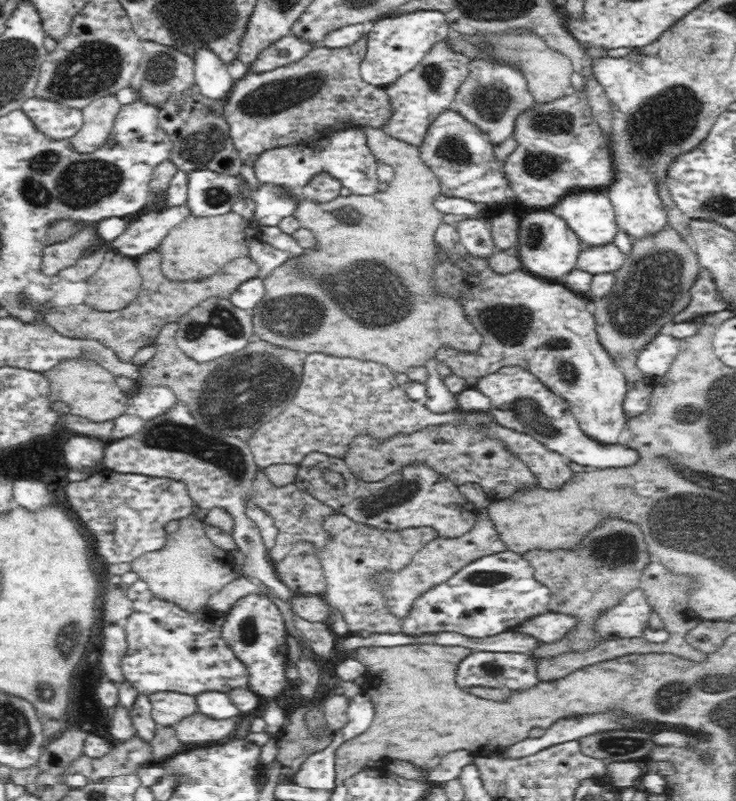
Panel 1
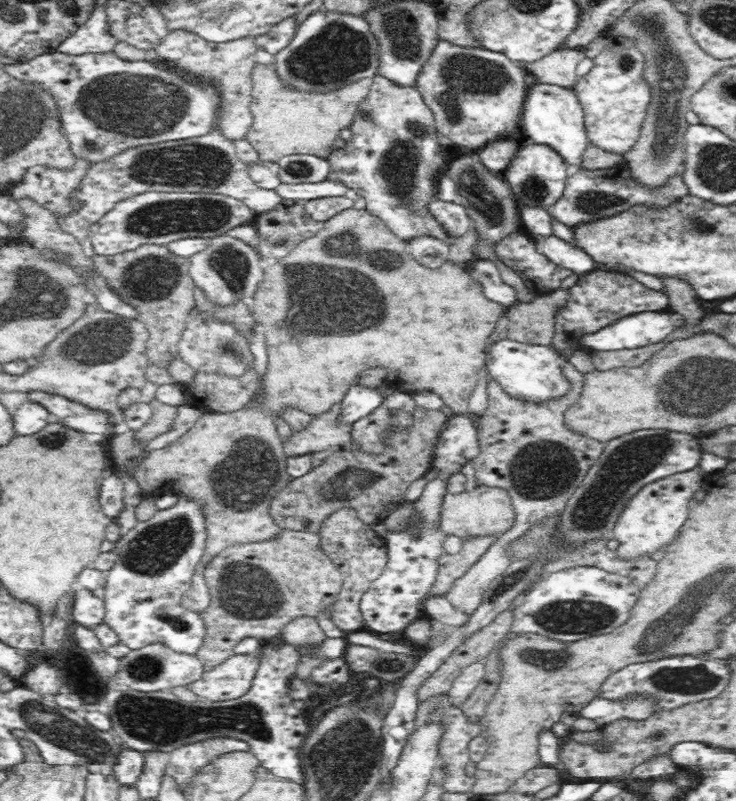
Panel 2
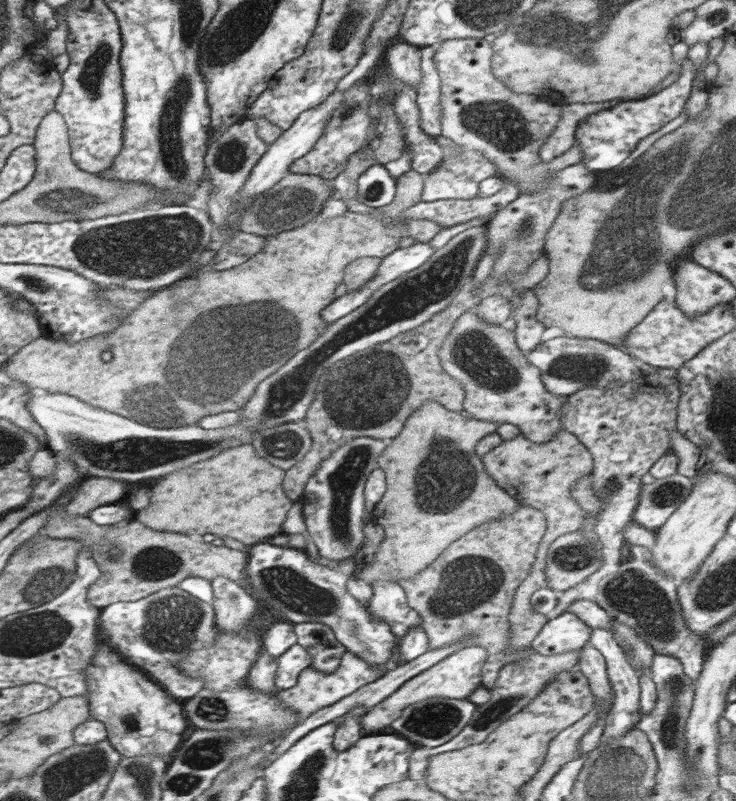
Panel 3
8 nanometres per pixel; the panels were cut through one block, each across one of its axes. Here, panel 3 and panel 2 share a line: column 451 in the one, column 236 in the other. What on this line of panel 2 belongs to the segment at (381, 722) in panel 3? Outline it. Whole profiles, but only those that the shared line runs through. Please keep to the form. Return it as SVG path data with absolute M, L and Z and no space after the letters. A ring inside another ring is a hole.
M254 652L252 654L232 654L224 664L220 664L218 668L206 670L206 674L200 680L196 680L194 684L188 684L188 690L194 692L196 696L200 696L202 700L212 700L212 702L238 700L252 690L258 668L260 668L258 654L254 654Z

